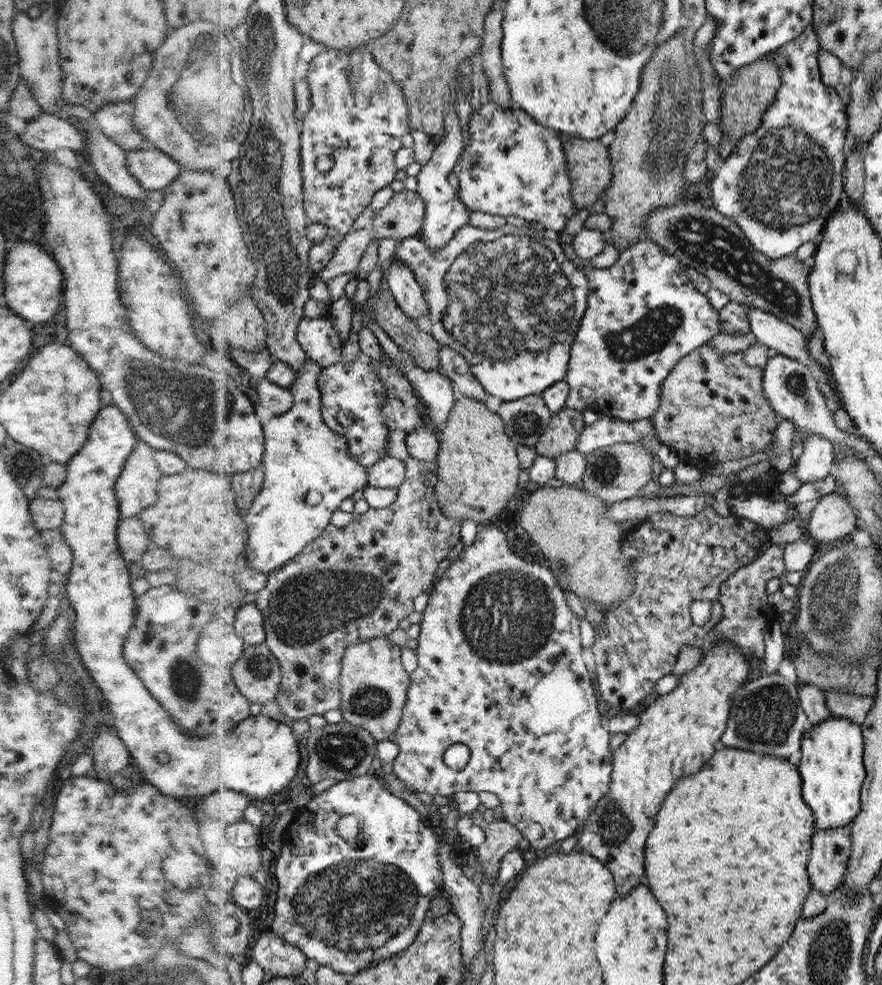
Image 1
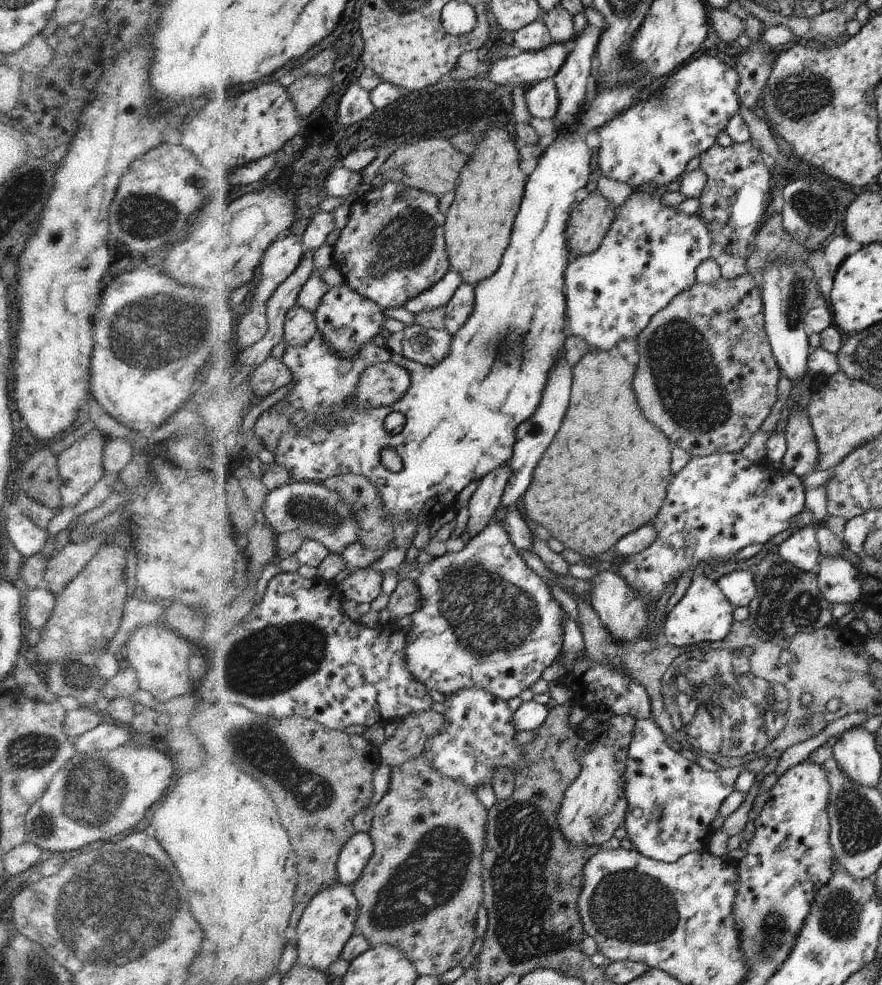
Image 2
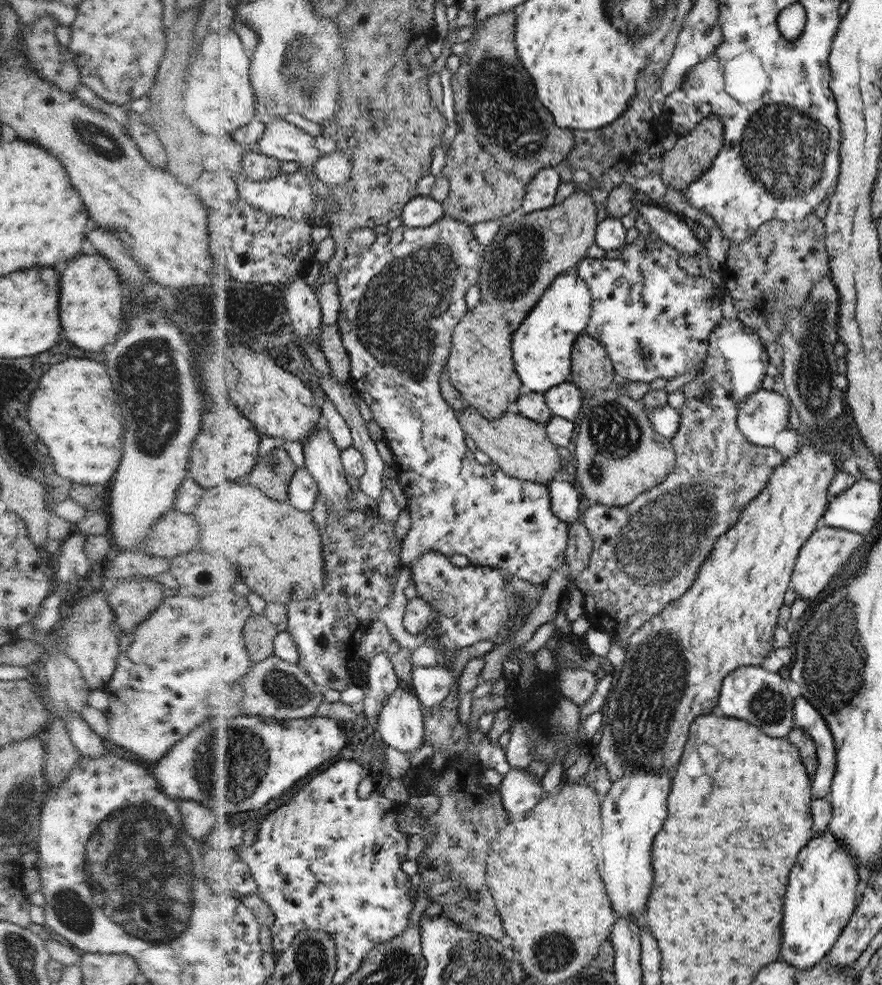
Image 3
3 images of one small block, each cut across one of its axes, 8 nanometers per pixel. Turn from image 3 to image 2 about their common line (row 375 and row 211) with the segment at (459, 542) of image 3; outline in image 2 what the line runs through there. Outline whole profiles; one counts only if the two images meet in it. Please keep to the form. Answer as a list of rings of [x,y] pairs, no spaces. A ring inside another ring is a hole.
[[[386,182],[386,186],[379,189],[373,187],[365,196],[354,201],[350,224],[343,229],[334,245],[332,265],[342,272],[348,285],[366,298],[378,302],[385,310],[404,308],[411,300],[434,288],[452,269],[447,241],[447,215],[440,208],[440,197],[404,182]],[[374,264],[384,264],[384,270],[376,274]]]

